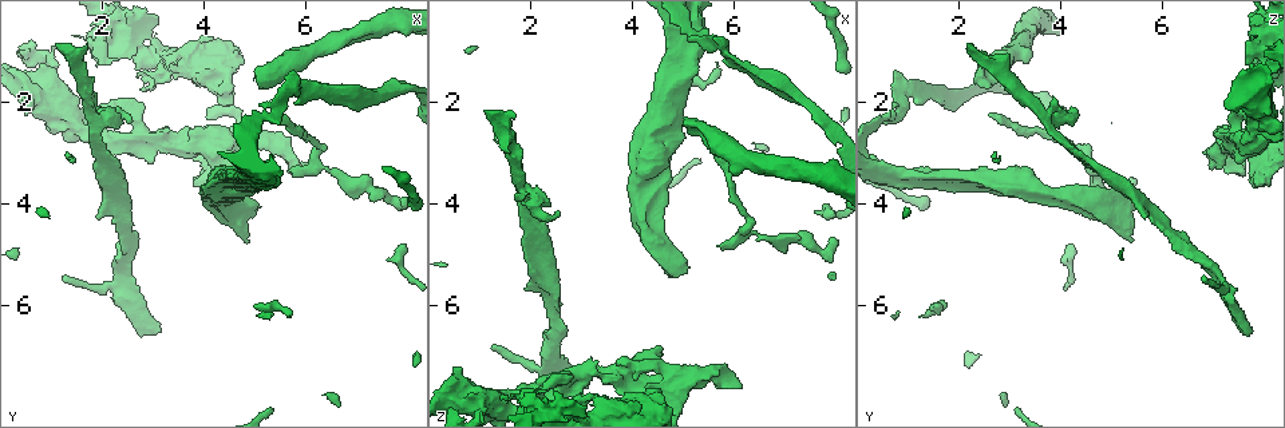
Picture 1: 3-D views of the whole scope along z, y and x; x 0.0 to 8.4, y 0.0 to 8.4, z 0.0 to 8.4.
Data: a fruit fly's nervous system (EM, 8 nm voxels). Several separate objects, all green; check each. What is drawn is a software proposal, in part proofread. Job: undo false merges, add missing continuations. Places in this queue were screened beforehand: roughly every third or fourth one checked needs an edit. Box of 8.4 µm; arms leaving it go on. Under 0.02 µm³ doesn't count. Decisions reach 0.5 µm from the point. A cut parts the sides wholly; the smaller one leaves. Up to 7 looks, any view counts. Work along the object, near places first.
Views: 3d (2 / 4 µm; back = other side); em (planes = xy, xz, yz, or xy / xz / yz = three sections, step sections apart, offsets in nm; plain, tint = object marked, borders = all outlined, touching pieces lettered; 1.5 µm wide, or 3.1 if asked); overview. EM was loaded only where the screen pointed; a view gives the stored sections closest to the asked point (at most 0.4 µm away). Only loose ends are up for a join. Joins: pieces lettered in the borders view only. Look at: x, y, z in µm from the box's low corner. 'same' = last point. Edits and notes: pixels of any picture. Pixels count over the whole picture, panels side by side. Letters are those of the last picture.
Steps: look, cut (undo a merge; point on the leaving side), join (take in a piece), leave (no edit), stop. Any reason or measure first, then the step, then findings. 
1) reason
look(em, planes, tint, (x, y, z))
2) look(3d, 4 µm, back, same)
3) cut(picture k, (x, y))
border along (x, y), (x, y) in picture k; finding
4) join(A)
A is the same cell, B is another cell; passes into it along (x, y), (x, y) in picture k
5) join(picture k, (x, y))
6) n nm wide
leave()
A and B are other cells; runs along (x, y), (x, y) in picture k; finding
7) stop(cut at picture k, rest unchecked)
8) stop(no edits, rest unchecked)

abrupt turn
look(3d, 4 µm, (4.70, 4.25, 5.30))

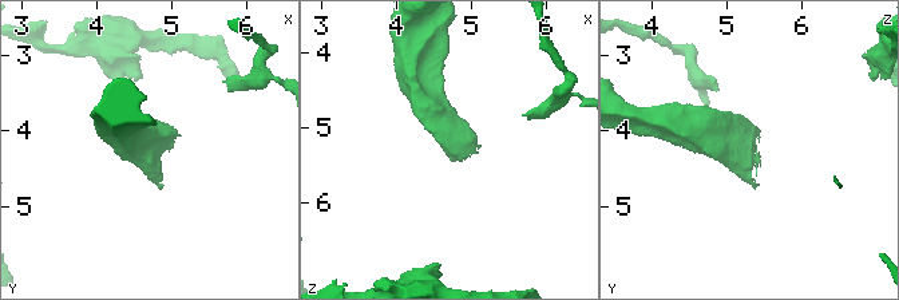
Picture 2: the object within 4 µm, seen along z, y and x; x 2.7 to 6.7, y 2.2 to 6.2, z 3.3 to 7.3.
look(em, planes, borders, (4.75, 4.25, 5.25))

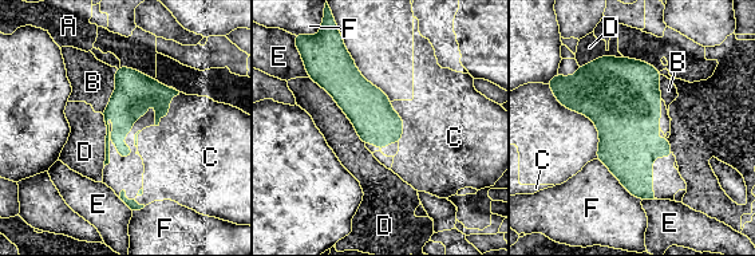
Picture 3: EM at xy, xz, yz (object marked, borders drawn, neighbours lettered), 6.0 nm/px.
D touches over 550 nm
leave()
A, B, C, D, E and F are other cells; border along (180, 93), (155, 126) in picture 3; one cell here

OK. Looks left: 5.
tapers out
look(3d, 4 µm, (2.55, 3.75, 5.25))

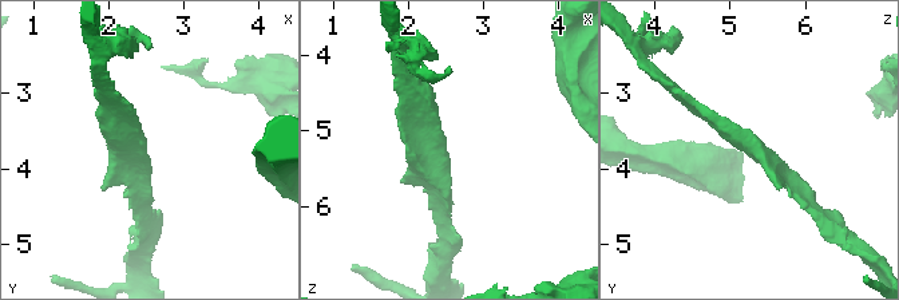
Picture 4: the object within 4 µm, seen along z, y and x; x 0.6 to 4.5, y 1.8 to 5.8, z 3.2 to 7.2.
shape alone is not enough
look(em, planes, plain, (2.50, 3.80, 5.25))

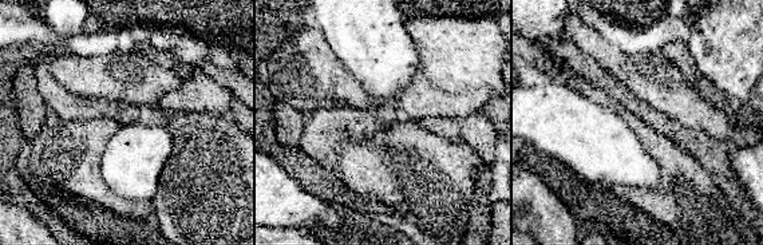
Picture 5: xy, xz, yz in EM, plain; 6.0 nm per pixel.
see the neighbours
look(em, planes, borders, same)

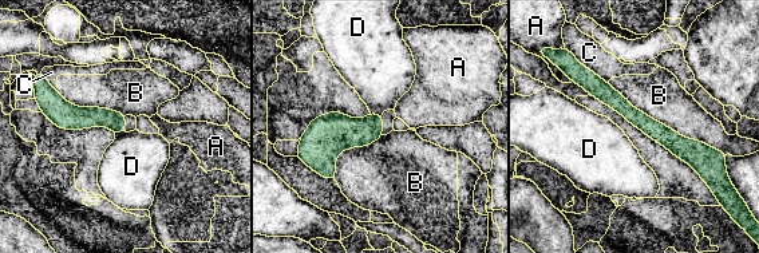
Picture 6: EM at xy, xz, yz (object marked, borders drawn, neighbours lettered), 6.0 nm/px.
leave()
A, B, C and D are other cells; border along (370, 111), (382, 114) in picture 6; none of them fits

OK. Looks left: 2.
branch point
look(em, planes, borders, (4.35, 3.50, 2.90))

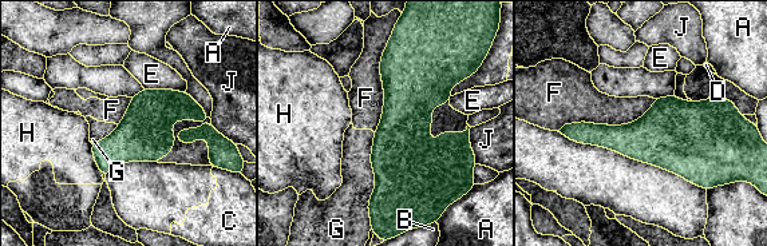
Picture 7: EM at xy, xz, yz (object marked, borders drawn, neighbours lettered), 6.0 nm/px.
leave()
A, B, C, D, E, F, G, H and J are other cells; border along (655, 99), (625, 125), (558, 131) in picture 7; one cell here

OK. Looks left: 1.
stop(no edits, rest unchecked)

